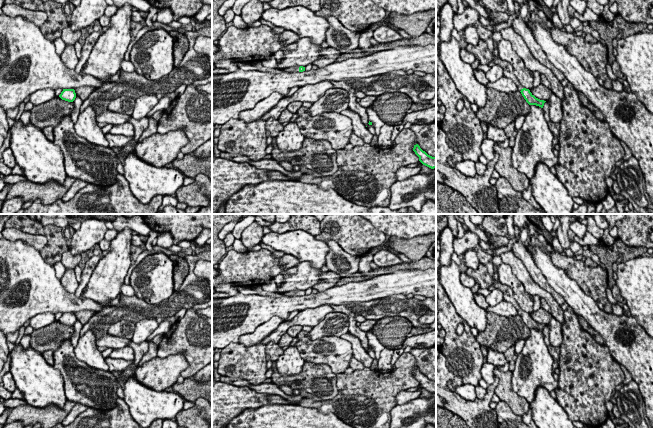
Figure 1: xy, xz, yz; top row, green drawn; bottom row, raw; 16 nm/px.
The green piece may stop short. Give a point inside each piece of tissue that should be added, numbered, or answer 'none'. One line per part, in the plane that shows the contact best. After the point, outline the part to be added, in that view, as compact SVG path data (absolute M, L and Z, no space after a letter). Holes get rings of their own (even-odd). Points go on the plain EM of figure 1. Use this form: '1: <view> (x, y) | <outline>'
1: yz (481, 276) | M480 263L477 270L466 271L465 273L473 277L475 282L480 285L481 289L489 288L491 285L493 285L495 289L499 289L503 293L503 300L512 303L517 309L519 316L525 312L520 308L517 301L514 299L513 290L507 285L503 285L492 279L488 273L486 265Z

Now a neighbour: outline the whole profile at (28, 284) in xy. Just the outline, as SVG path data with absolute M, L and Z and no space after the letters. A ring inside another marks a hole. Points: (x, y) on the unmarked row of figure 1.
M0 214L0 330L6 335L19 331L32 317L42 313L75 313L83 310L103 311L108 306L117 306L121 303L122 294L110 300L106 304L100 304L92 299L76 297L74 293L68 292L56 277L55 268L47 263L40 252L33 246L23 241L9 241L2 236L2 230L6 221L15 214Z

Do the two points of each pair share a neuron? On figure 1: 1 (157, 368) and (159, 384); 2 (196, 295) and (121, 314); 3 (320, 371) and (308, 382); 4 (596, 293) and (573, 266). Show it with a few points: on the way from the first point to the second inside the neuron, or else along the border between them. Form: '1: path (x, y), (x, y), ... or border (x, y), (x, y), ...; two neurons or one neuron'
1: path (157, 372), (159, 380); one neuron
2: path (177, 301), (163, 310), (140, 310); one neuron
3: path (317, 374), (311, 379); one neuron
4: path (593, 286), (580, 273); one neuron

